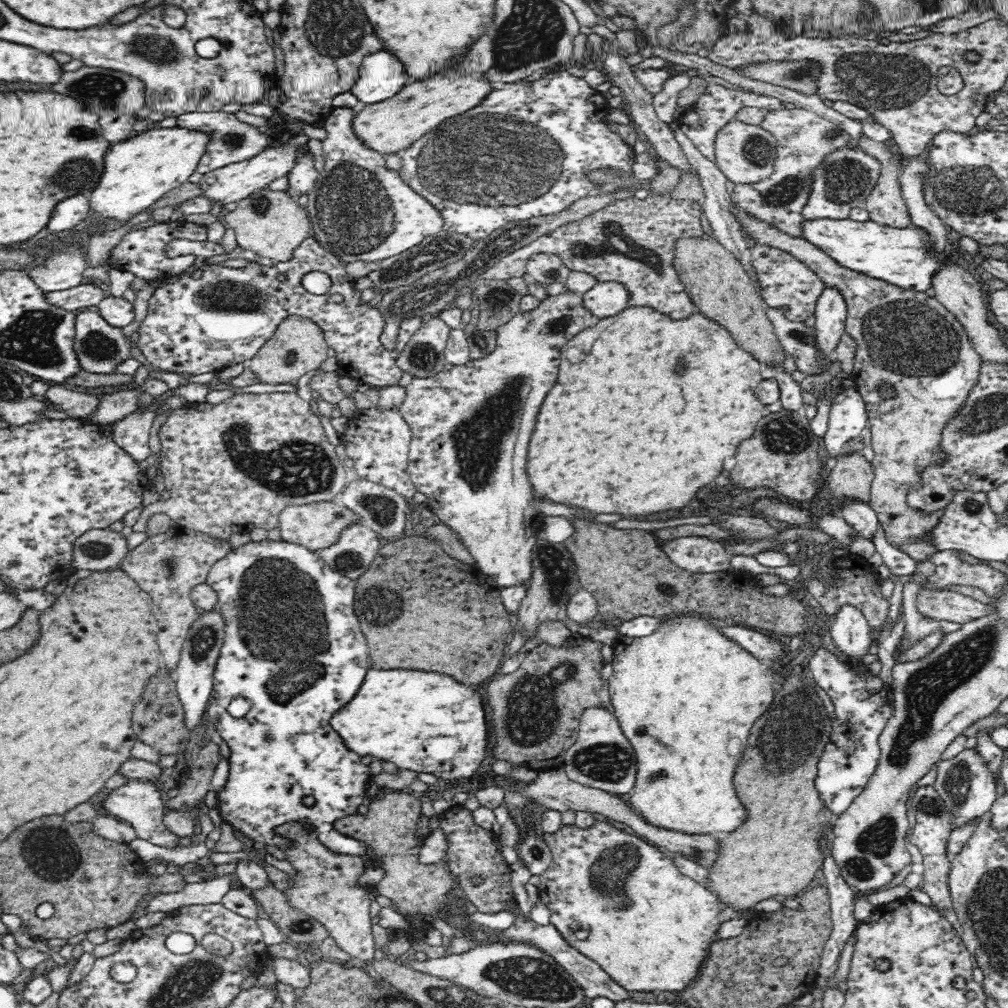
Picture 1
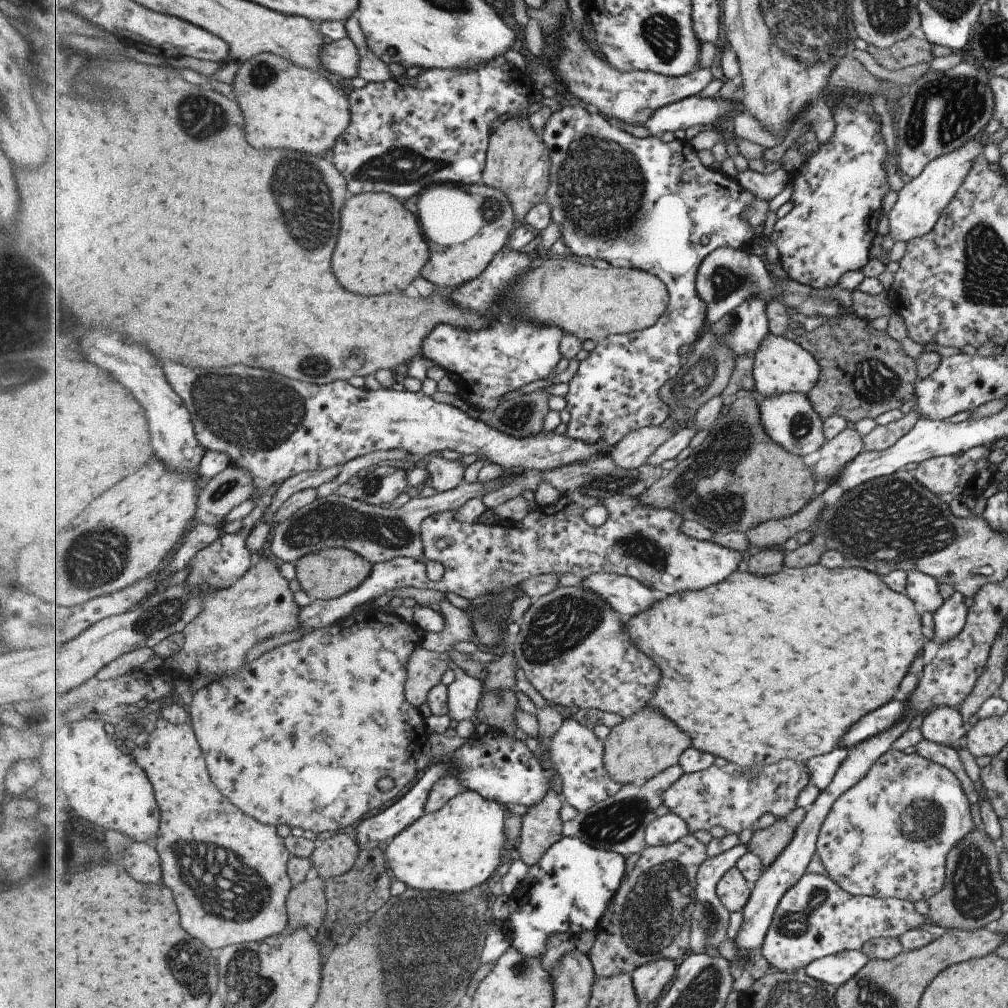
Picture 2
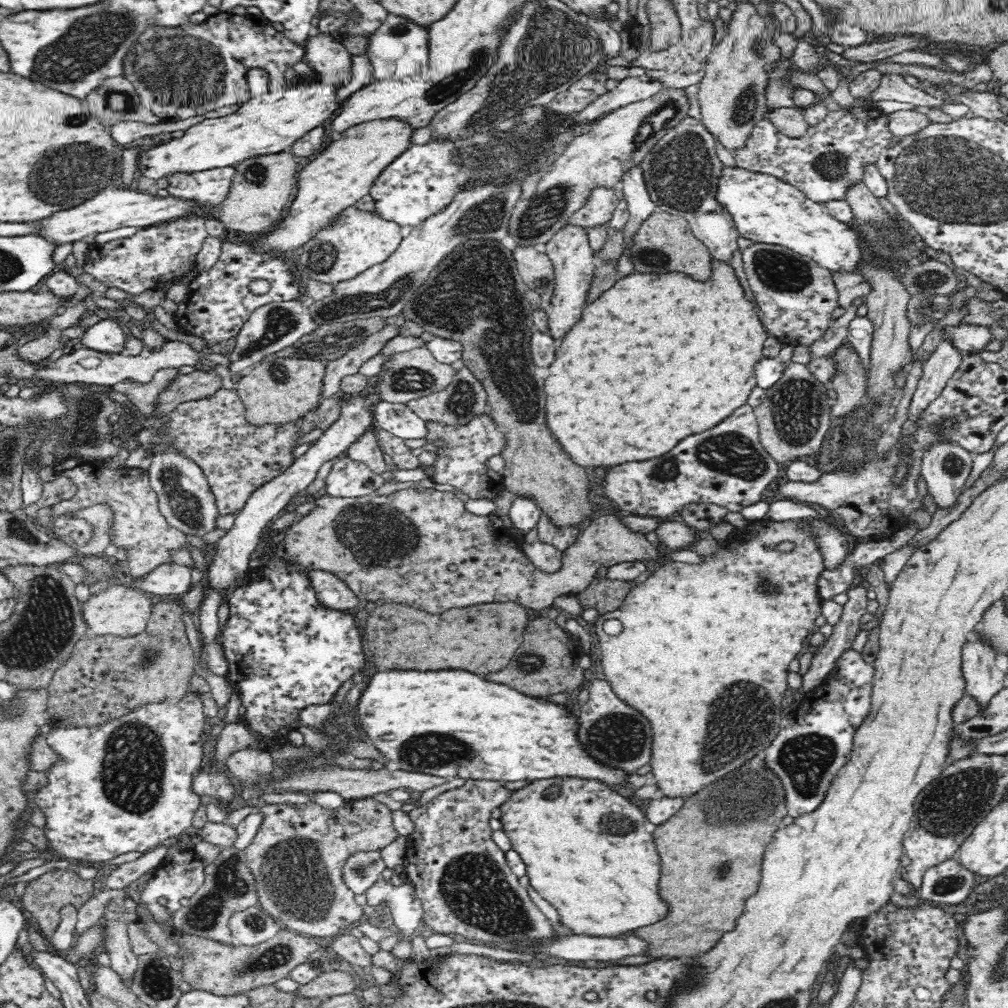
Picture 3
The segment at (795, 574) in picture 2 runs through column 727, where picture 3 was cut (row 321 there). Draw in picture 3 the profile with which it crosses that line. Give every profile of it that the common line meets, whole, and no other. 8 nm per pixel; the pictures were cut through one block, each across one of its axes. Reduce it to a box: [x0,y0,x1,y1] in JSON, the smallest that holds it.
[546,260,770,471]

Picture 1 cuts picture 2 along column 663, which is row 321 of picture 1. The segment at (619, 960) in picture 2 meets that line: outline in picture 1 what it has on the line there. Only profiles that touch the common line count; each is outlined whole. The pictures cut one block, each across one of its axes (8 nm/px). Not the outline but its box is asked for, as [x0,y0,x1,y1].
[731,206,983,563]

